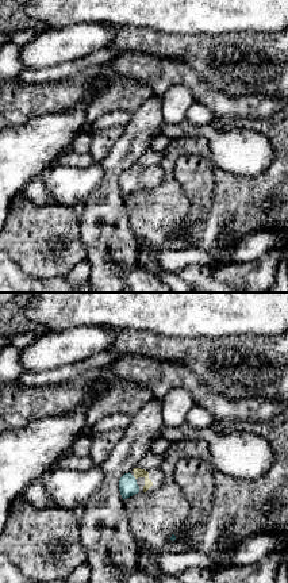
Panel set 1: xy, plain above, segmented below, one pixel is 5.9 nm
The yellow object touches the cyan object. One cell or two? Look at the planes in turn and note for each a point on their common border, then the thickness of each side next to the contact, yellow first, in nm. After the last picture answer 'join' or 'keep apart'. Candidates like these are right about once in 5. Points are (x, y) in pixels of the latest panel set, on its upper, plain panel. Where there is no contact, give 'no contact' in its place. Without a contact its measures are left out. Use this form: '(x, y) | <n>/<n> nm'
no contact

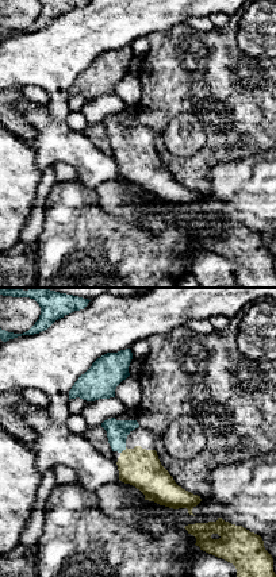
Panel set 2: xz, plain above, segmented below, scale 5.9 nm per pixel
(123, 147) | 240/130 nm

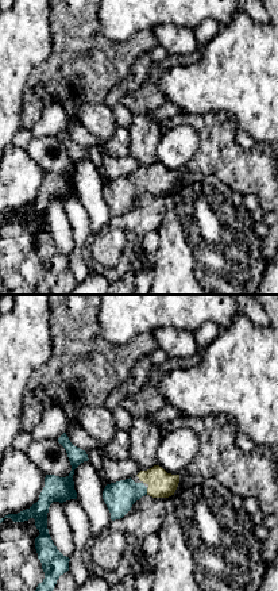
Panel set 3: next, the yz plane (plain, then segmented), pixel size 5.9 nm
(147, 188) | 160/180 nm

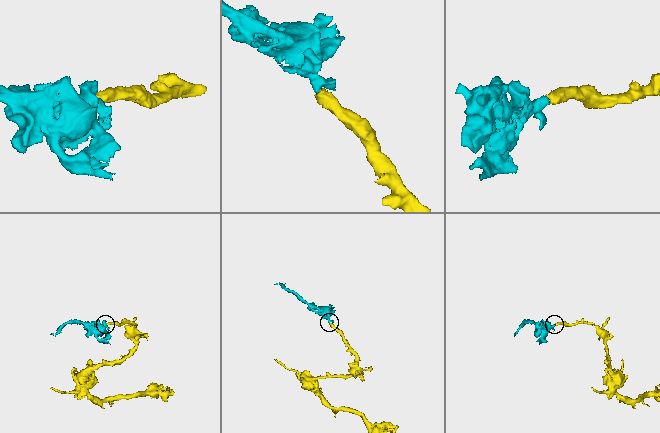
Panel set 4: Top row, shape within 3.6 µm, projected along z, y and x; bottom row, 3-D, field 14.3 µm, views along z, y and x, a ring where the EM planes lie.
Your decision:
join

